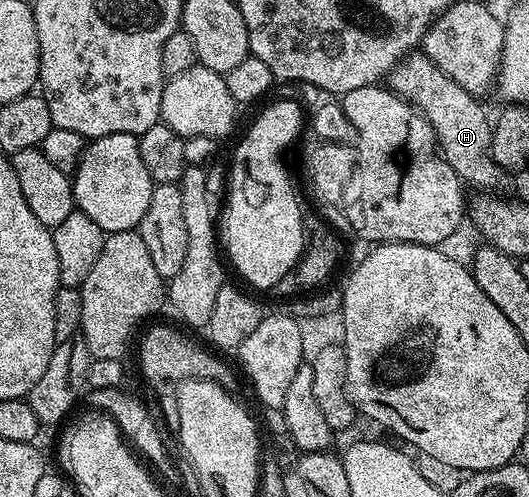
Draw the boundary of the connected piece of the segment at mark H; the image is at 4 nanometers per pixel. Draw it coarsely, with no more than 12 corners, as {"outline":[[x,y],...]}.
{"outline":[[416,50],[386,87],[428,120],[464,185],[495,190],[492,117]]}

